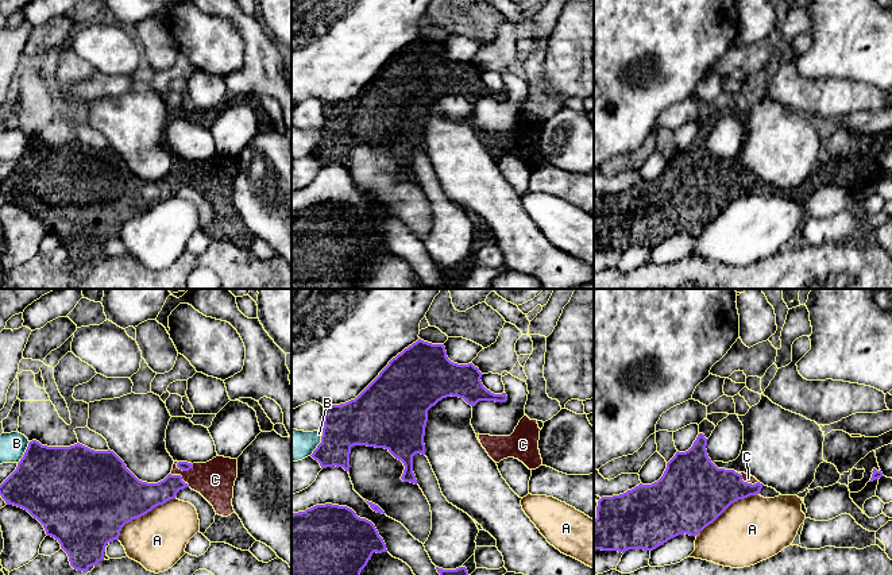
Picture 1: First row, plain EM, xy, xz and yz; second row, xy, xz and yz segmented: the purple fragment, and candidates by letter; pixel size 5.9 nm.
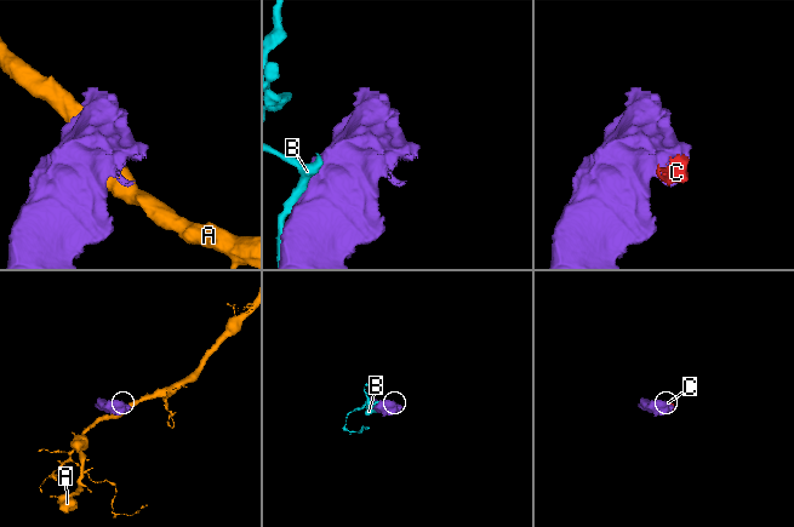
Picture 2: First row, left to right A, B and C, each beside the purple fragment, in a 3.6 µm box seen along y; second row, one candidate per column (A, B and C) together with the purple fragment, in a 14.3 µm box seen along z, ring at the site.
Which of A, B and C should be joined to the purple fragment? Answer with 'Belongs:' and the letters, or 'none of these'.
Belongs: C

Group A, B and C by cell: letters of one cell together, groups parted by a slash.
A / B / C

